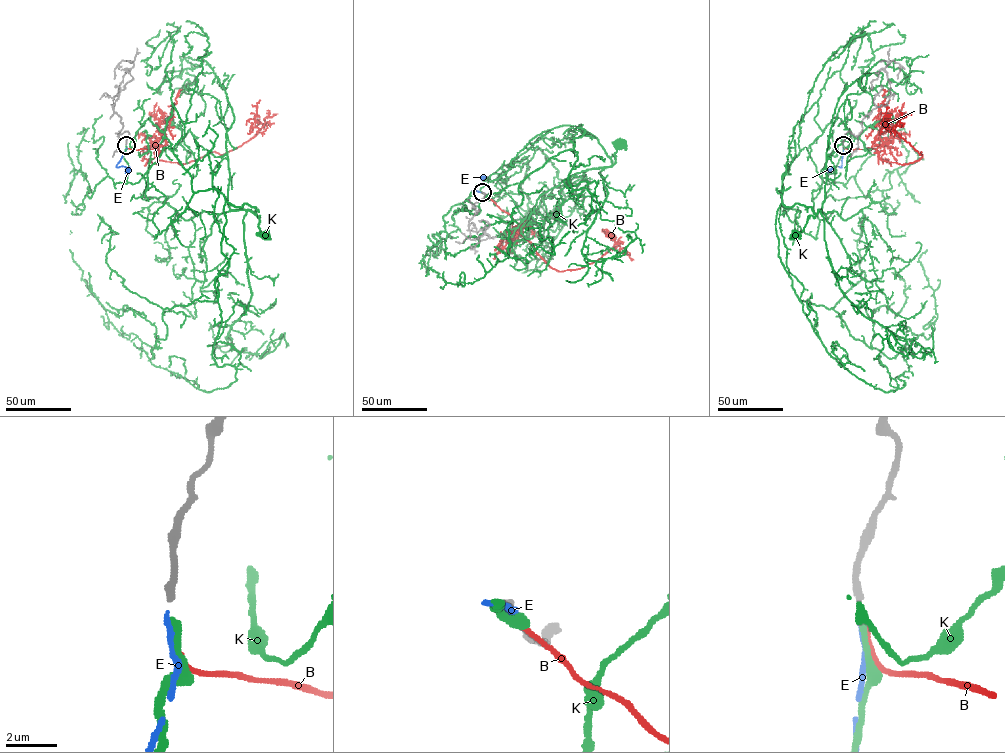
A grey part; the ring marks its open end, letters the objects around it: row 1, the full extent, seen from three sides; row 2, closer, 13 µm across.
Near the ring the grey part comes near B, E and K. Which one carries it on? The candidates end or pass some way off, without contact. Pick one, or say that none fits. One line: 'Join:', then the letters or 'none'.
Join: K

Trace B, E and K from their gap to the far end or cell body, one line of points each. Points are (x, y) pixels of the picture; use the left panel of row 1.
B: (126, 146), (156, 147), (158, 160), (180, 164), (212, 152), (224, 154), (259, 130), (255, 121), (260, 99)
E: (125, 145), (116, 167), (126, 167), (127, 173)
K: (126, 146), (127, 182), (167, 147), (193, 192), (216, 189), (234, 206), (255, 207), (265, 234)

